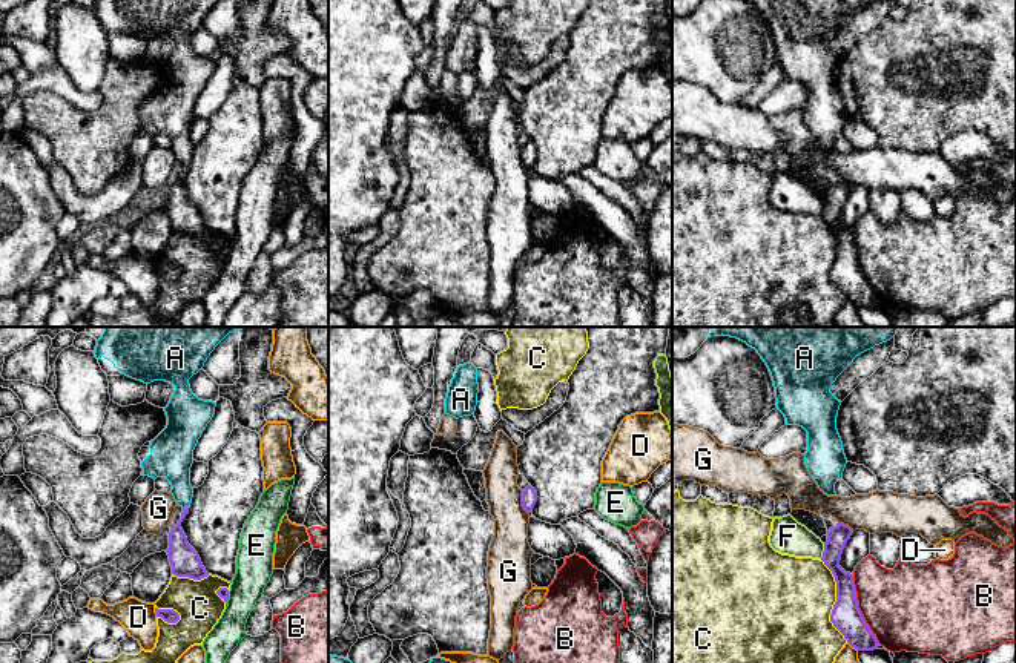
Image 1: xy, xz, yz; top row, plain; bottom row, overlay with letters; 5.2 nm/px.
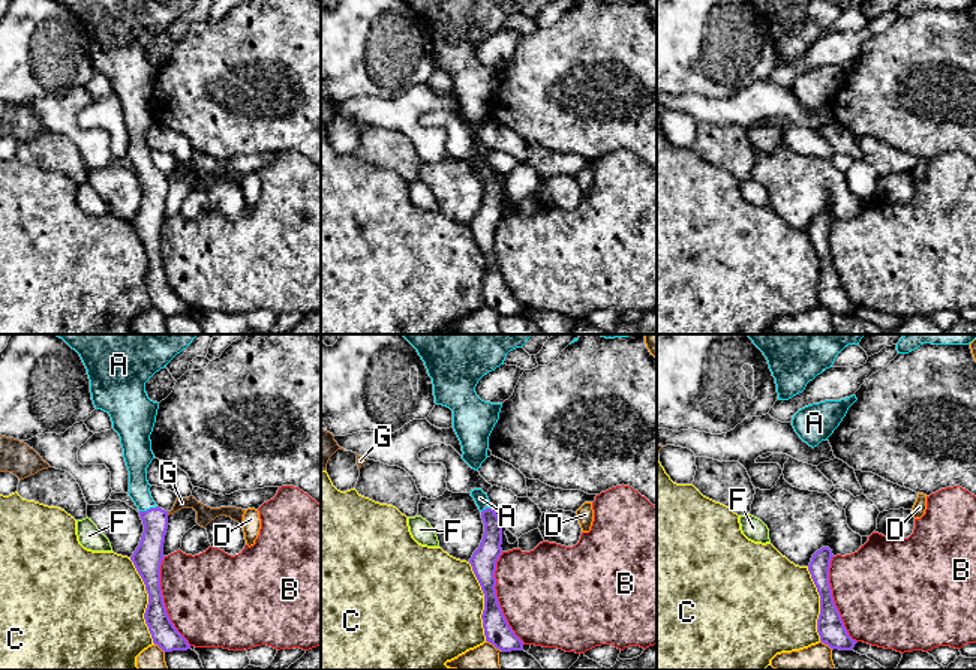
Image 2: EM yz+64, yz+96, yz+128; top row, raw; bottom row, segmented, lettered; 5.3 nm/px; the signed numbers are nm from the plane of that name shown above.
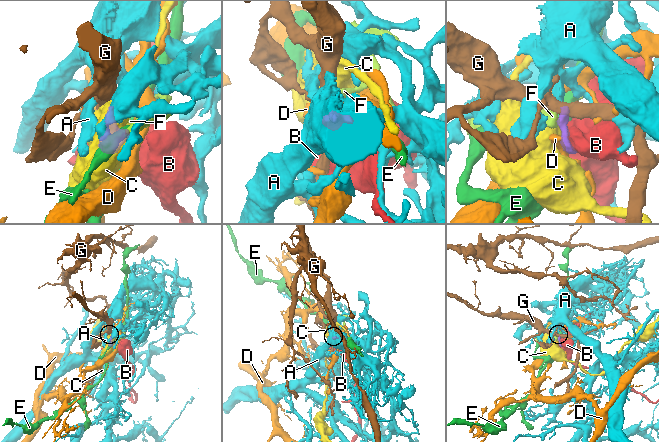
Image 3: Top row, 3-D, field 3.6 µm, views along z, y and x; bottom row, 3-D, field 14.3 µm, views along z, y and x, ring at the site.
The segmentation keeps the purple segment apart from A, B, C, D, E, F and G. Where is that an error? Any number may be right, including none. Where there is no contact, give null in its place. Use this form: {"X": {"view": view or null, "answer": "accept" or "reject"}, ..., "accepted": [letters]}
{"A": {"view": "xy", "answer": "accept"}, "B": {"view": "yz", "answer": "reject"}, "C": {"view": "yz", "answer": "reject"}, "D": {"view": "xy", "answer": "reject"}, "E": {"view": "xy", "answer": "reject"}, "F": {"view": "yz", "answer": "reject"}, "G": {"view": "xz", "answer": "reject"}, "accepted": ["A"]}

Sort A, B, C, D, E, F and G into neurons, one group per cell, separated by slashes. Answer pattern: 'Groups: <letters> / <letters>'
Groups: A / B / C / D / E / F / G

